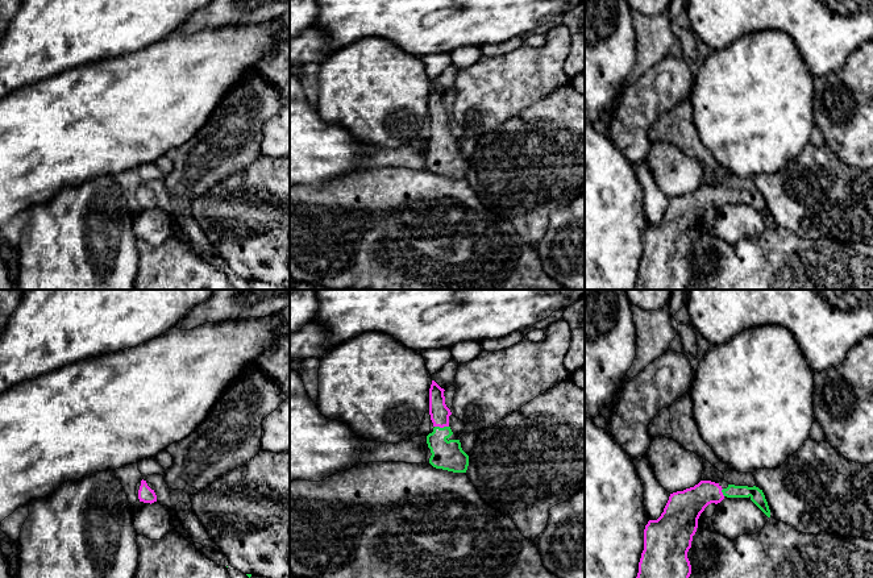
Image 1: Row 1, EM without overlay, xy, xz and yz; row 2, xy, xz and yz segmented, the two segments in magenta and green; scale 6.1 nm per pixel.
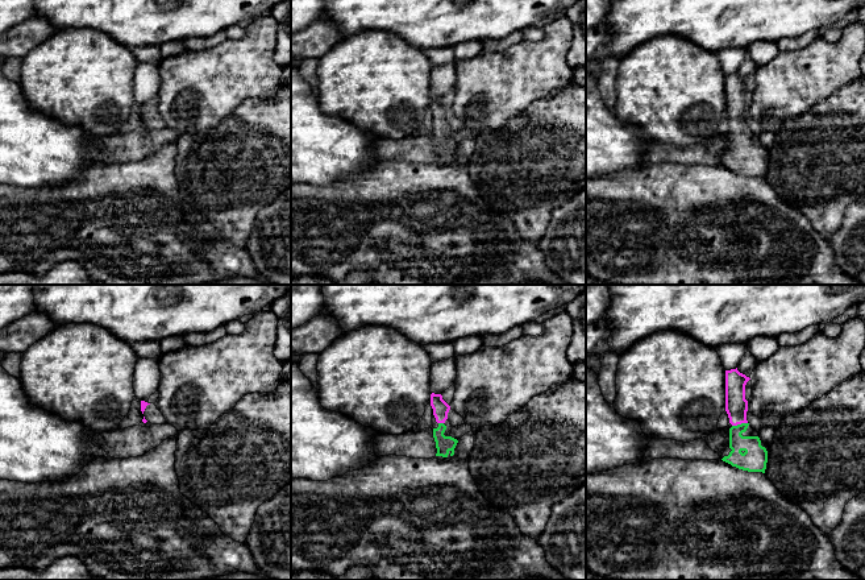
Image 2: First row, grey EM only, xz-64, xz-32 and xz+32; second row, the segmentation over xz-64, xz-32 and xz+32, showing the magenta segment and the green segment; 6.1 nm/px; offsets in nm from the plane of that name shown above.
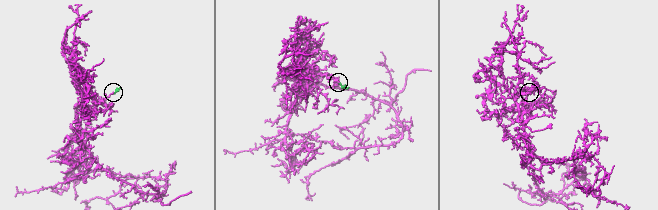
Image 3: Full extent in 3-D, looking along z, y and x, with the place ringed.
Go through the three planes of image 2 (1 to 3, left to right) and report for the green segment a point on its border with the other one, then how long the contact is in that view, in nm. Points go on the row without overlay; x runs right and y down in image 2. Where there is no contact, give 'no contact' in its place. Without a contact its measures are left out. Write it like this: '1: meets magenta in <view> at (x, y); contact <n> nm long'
1: no contact
2: meets magenta in xz-32 at (441, 127); contact 30 nm long
3: meets magenta in xz+32 at (739, 128); contact 100 nm long

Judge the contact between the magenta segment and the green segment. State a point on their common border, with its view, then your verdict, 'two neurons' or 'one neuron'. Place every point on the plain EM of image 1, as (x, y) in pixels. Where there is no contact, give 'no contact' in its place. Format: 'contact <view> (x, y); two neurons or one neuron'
contact xz (441, 132); one neuron

